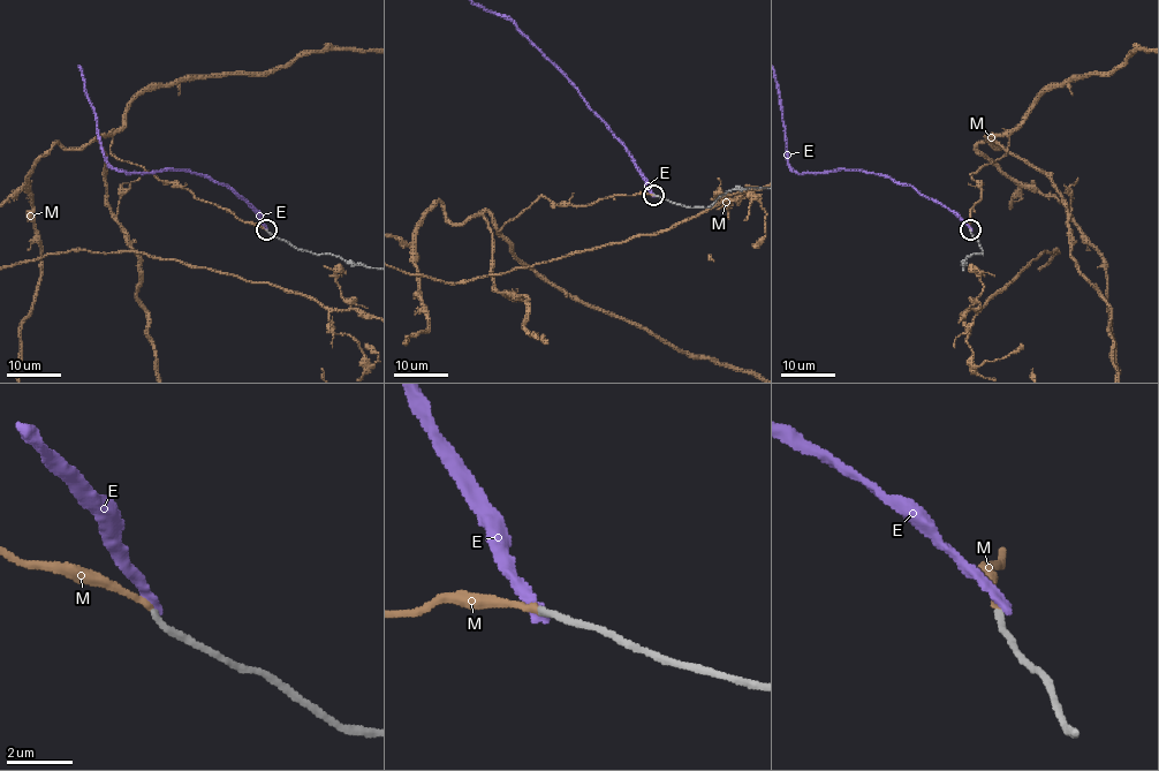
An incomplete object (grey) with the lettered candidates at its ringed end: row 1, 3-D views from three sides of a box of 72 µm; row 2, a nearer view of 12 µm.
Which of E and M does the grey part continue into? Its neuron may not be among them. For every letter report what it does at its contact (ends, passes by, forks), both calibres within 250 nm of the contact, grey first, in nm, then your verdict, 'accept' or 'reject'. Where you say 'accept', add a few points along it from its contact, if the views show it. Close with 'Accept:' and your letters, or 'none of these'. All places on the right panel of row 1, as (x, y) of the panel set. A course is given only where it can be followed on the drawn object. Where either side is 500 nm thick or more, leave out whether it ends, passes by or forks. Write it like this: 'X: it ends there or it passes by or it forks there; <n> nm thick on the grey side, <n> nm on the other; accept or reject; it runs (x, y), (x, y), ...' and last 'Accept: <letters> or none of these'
E: it ends there; 240 nm thick on the grey side, 280 nm on the other; reject
M: it ends there; 220 nm thick on the grey side, 180 nm on the other; accept
Accept: M

